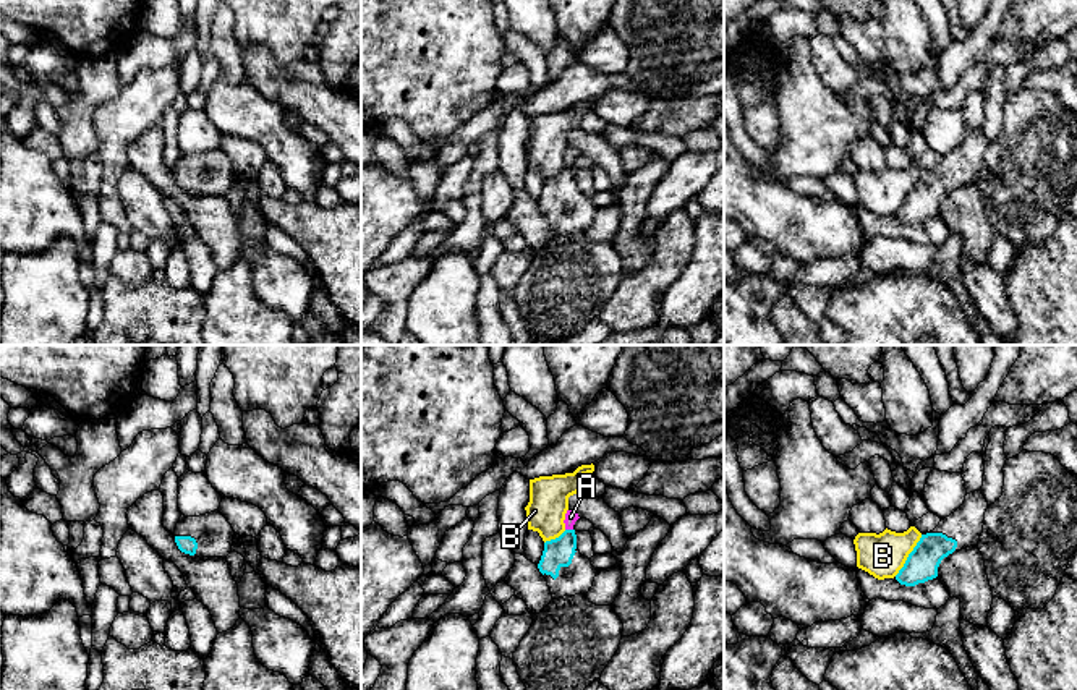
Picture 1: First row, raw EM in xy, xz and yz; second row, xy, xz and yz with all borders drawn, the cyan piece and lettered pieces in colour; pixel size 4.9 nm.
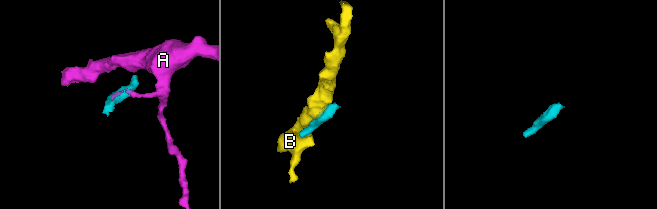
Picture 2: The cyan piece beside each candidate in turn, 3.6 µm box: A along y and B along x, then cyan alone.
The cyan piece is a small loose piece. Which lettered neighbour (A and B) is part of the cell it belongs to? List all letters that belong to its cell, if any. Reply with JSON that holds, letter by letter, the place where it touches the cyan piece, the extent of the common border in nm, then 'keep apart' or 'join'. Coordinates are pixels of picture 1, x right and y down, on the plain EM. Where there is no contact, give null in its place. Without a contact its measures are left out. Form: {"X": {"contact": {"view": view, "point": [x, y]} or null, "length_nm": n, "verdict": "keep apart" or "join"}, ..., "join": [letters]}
{"A": {"contact": {"view": "xz", "point": [569, 167]}, "length_nm": 40, "verdict": "keep apart"}, "B": {"contact": {"view": "yz", "point": [909, 193]}, "length_nm": 240, "verdict": "keep apart"}, "join": []}

